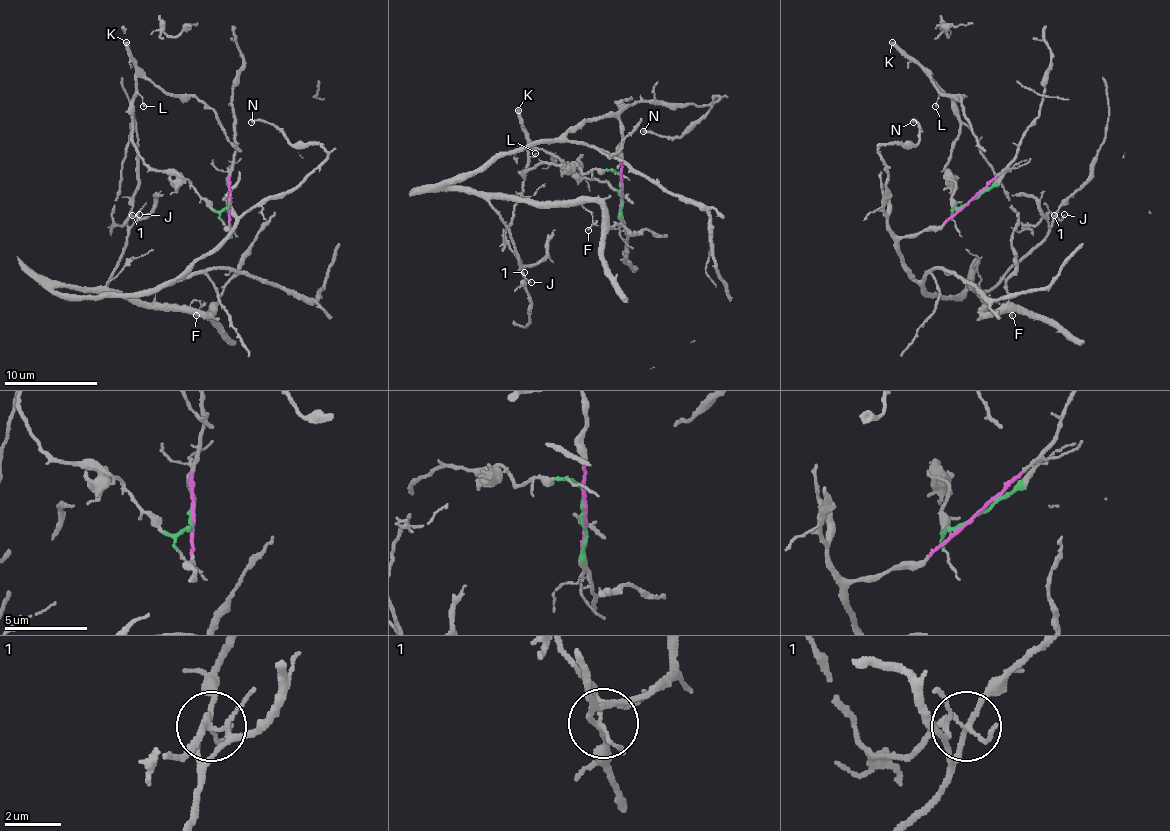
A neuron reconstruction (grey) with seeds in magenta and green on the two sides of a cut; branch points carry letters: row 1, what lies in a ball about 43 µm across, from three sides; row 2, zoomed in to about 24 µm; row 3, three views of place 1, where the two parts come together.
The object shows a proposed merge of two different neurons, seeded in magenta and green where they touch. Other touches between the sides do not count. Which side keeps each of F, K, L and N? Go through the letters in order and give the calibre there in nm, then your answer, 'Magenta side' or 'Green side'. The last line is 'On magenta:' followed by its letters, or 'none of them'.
F: Thickness 120 nm. Magenta side
K: Thickness 360 nm. Green side
L: Thickness 100 nm. Green side
N: Thickness 220 nm. Magenta side
On magenta: F, N

